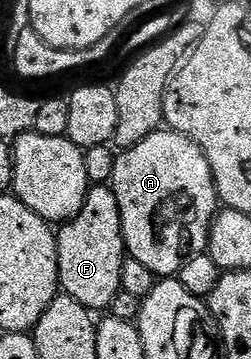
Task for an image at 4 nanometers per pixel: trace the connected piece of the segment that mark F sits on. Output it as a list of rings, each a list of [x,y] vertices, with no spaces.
[[[110,184],[91,185],[88,188],[85,207],[81,207],[79,214],[58,230],[57,240],[62,292],[92,311],[107,309],[111,305],[111,309],[107,309],[110,316],[138,322],[143,298],[121,291],[121,267],[125,260],[123,224],[117,195]]]

